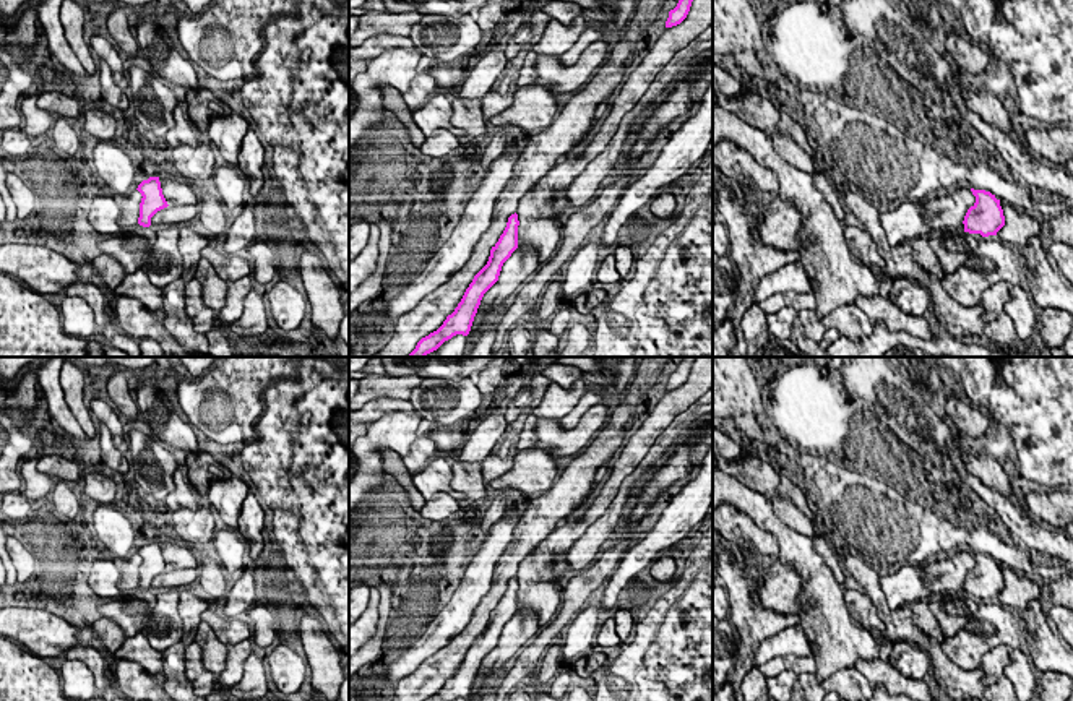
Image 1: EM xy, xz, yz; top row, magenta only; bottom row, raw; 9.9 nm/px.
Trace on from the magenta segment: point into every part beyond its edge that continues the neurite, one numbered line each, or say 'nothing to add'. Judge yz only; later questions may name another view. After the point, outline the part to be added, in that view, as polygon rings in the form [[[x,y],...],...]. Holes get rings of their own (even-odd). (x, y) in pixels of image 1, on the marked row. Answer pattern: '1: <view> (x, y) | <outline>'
nothing to add

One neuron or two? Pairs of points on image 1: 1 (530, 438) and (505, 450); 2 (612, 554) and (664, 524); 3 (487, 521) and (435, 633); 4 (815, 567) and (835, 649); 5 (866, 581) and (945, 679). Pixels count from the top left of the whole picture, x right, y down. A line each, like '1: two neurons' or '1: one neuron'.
1: two neurons
2: two neurons
3: two neurons
4: one neuron
5: one neuron

